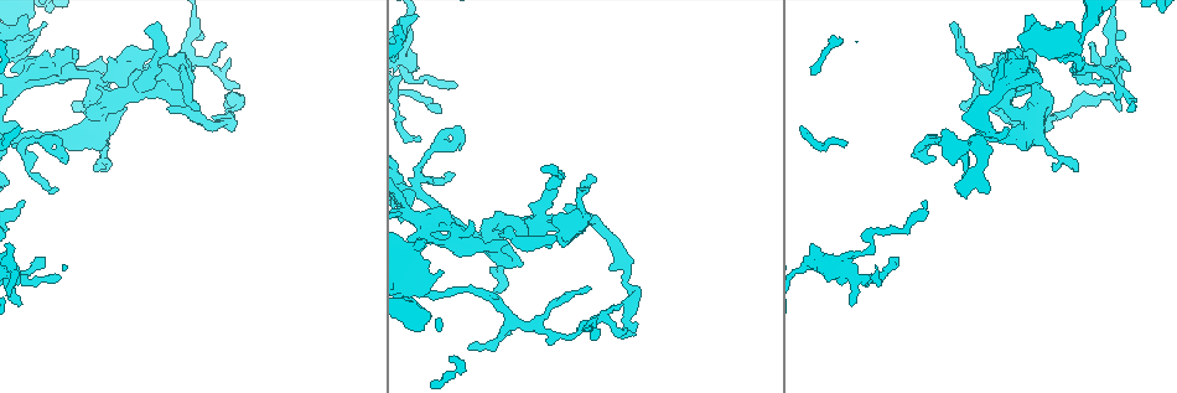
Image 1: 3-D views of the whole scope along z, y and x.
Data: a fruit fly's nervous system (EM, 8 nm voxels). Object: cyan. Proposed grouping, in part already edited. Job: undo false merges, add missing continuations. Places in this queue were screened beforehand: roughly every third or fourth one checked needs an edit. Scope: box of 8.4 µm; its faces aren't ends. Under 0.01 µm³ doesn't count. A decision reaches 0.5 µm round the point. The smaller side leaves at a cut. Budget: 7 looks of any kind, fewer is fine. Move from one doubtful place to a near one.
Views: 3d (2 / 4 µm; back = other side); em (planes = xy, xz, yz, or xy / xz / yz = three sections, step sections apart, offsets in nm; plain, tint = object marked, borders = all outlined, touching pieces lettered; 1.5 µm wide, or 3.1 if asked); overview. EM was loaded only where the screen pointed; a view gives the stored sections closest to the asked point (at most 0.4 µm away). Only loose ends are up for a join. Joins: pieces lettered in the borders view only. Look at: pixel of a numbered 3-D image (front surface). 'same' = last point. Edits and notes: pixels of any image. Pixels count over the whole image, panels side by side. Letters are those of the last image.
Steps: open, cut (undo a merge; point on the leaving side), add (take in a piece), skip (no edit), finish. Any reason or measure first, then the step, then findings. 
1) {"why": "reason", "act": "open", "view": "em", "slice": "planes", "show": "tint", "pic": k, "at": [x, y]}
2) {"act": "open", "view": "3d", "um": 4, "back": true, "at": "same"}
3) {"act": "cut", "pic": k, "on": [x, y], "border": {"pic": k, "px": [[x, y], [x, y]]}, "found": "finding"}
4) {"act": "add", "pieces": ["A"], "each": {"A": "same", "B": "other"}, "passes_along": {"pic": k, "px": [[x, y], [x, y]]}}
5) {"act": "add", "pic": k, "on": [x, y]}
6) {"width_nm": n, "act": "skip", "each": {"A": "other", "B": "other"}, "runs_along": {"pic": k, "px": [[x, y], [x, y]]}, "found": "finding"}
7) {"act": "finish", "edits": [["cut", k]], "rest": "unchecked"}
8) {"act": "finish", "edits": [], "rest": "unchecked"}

{"act": "open", "view": "em", "slice": "planes", "show": "tint", "pic": 1, "at": [168, 110]}

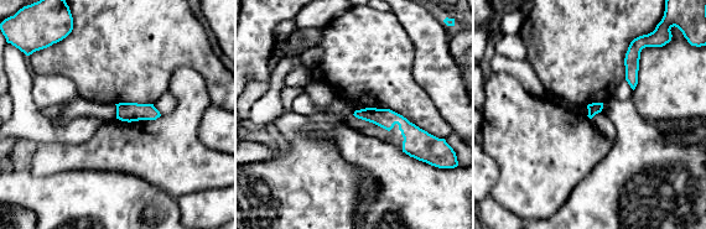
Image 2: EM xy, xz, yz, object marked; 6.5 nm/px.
{"act": "open", "view": "em", "slice": "planes", "show": "borders", "at": "same"}

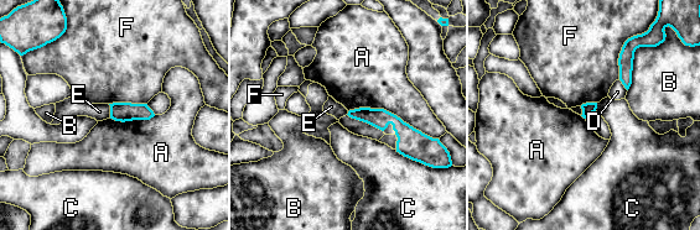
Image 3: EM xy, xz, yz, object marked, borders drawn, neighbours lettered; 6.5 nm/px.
{"act": "skip", "each": {"A": "other", "B": "other", "C": "other", "D": "other", "E": "other", "F": "other"}, "runs_along": {"pic": 3, "px": [[352, 113], [392, 119], [418, 141]]}, "found": "none of them fits"}

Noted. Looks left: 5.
{"why": "sudden change in width", "act": "open", "view": "em", "slice": "xz", "step": 8, "show": "borders", "pic": 1, "at": [23, 148]}

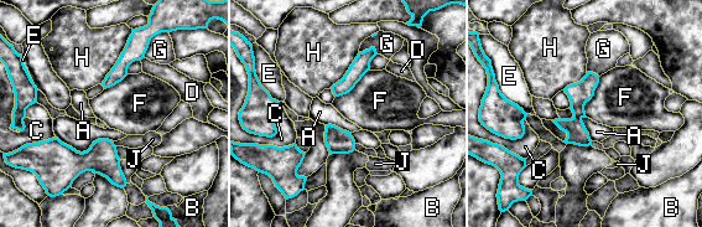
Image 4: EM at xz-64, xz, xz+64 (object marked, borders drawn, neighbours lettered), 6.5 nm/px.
{"act": "open", "view": "em", "slice": "planes", "show": "borders", "at": "same"}

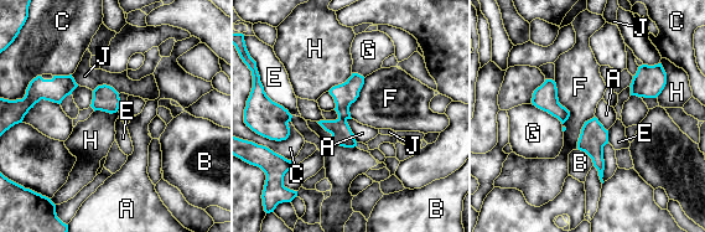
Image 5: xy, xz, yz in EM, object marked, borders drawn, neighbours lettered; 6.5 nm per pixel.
{"longest_contact_nm": ["F", 360], "act": "skip", "each": {"A": "other", "B": "other", "C": "other", "E": "other", "F": "other", "G": "other", "H": "other", "J": "other"}, "found": "continuous, no second cell"}

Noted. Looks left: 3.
{"why": "long arm stops here", "act": "open", "view": "3d", "um": 4, "pic": 1, "at": [1120, 108]}

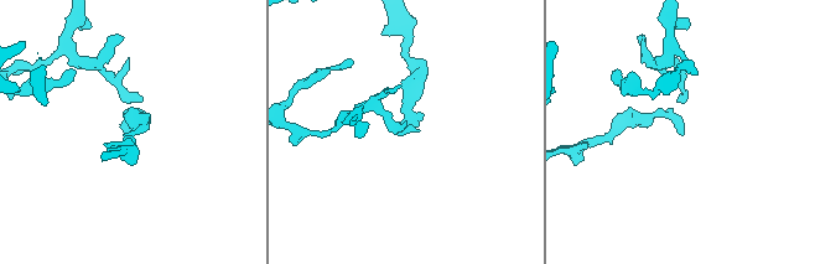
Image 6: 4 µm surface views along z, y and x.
{"act": "open", "view": "em", "slice": "planes", "show": "borders", "pic": 6, "at": [683, 133]}

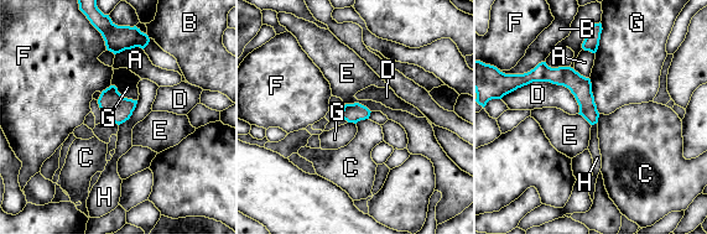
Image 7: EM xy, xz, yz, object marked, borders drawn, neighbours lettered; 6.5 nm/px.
{"act": "skip", "each": {"A": "other", "B": "other", "C": "other", "D": "other", "E": "other", "F": "other", "G": "other", "H": "other"}, "runs_along": {"pic": 7, "px": [[530, 78], [565, 76], [594, 119]]}, "found": "none of them fits"}

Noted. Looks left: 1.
{"act": "finish", "edits": [], "rest": "unchecked"}

